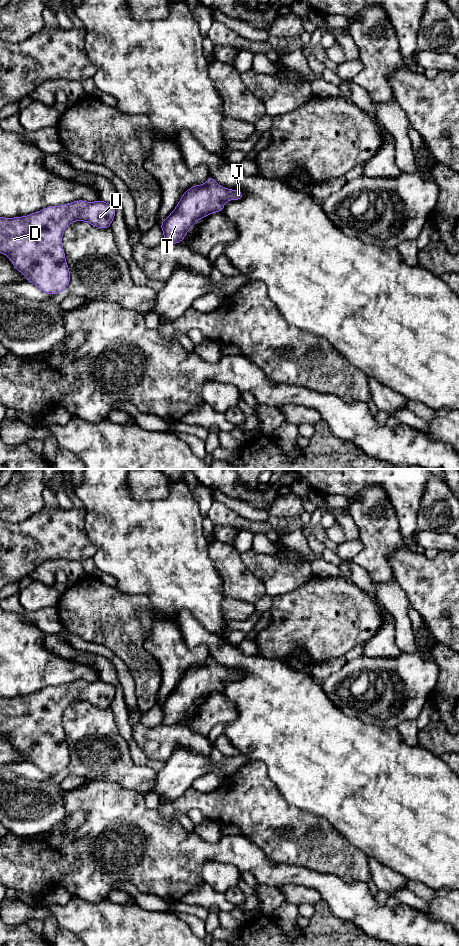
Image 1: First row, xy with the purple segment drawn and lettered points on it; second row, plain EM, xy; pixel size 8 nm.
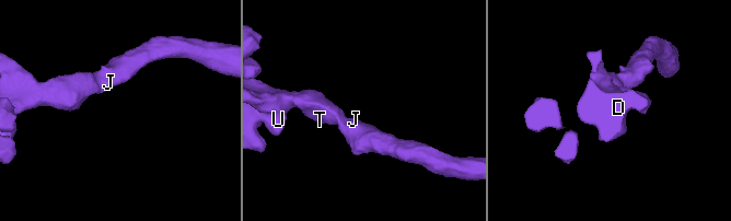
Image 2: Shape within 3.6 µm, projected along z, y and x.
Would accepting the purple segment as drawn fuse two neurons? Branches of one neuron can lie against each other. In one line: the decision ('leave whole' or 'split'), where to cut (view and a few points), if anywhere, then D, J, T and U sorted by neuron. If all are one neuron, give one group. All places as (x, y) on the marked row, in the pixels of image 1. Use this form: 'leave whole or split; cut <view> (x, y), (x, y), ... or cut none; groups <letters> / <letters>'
leave whole; cut none; groups D J T U

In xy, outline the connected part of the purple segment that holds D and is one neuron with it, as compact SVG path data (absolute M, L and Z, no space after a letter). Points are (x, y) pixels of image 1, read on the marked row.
M77 200L59 206L49 206L29 216L0 217L0 253L5 254L14 268L26 276L26 281L54 296L68 288L70 282L70 271L61 242L64 230L79 220L101 229L109 228L115 212L115 206L102 200Z

